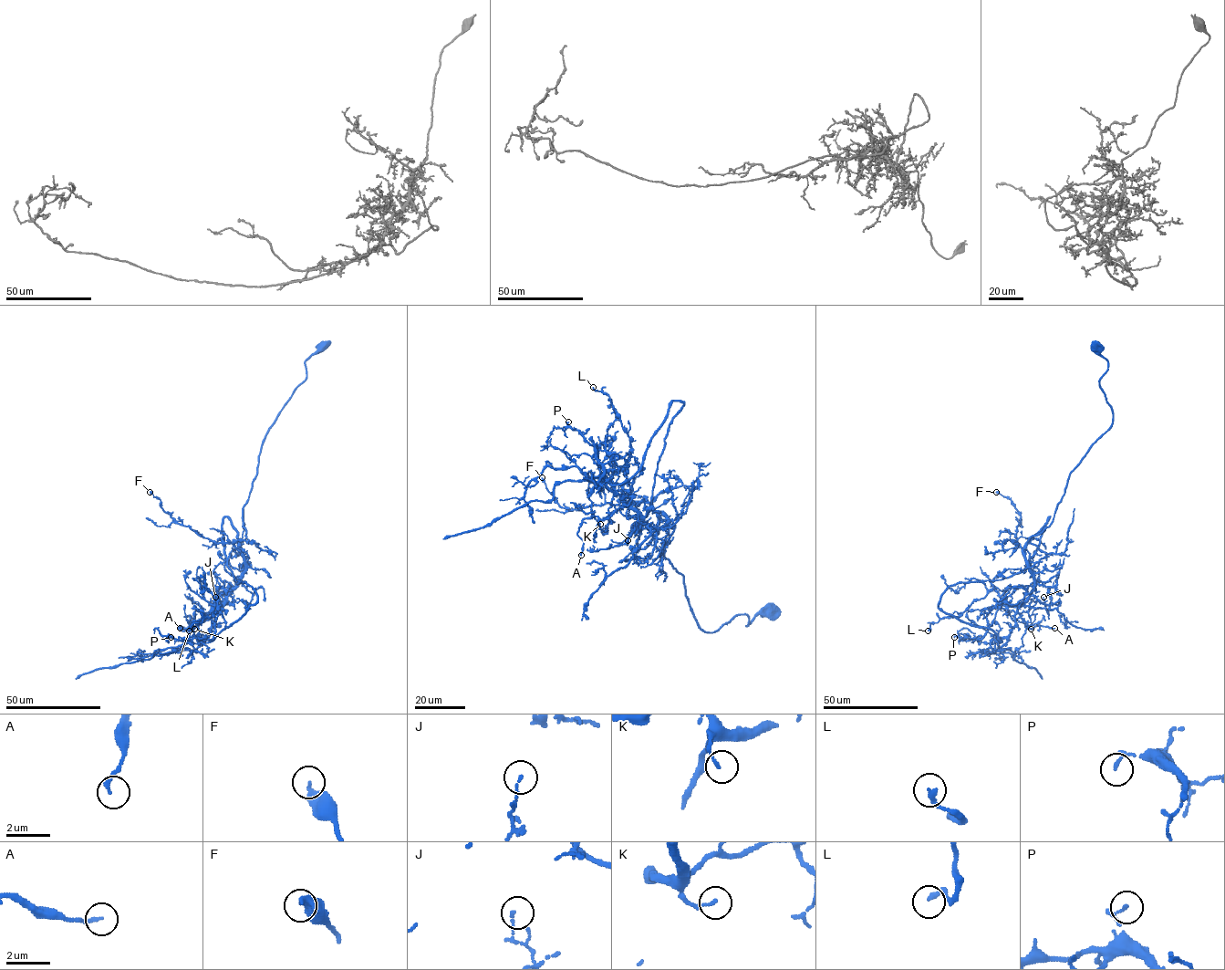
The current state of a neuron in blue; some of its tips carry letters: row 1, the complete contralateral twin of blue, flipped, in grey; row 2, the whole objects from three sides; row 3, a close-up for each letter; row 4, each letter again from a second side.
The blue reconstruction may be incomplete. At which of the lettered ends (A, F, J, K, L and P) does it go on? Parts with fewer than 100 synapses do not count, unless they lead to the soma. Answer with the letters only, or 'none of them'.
none of them

